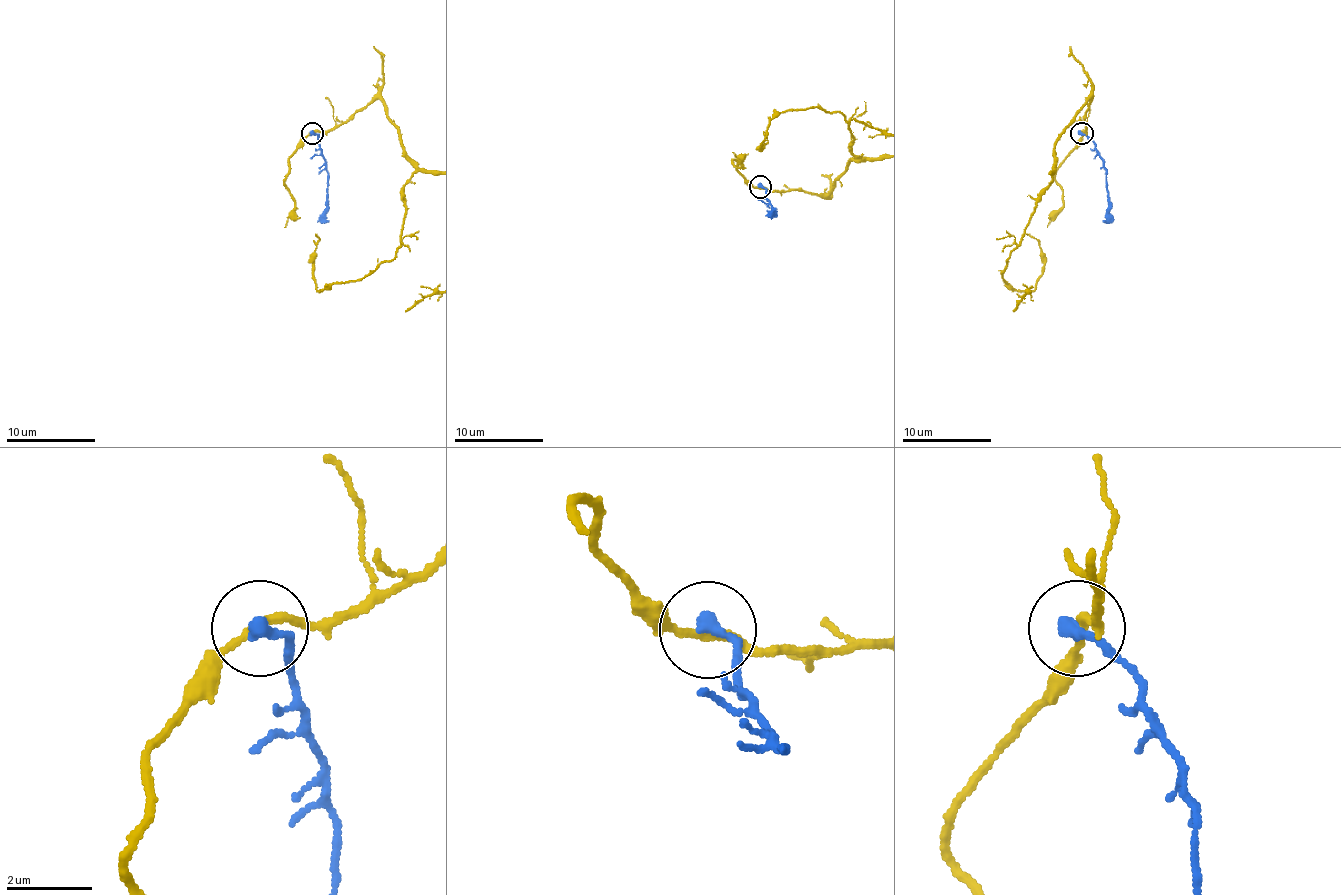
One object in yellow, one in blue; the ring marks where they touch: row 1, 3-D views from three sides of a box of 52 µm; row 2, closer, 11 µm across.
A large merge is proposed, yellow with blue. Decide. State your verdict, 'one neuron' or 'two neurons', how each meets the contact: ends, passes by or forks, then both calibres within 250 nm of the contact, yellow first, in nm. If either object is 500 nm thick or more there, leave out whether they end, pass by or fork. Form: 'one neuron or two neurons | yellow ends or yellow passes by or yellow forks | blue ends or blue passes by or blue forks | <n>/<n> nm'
two neurons | yellow passes by | blue ends | 180/320 nm

